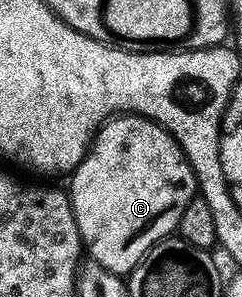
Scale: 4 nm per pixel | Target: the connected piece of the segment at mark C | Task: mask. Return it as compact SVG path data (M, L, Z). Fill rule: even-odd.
M136 115L109 118L94 133L88 153L68 181L84 252L118 275L132 273L152 245L170 236L184 208L198 196L193 169L176 139L162 125Z

